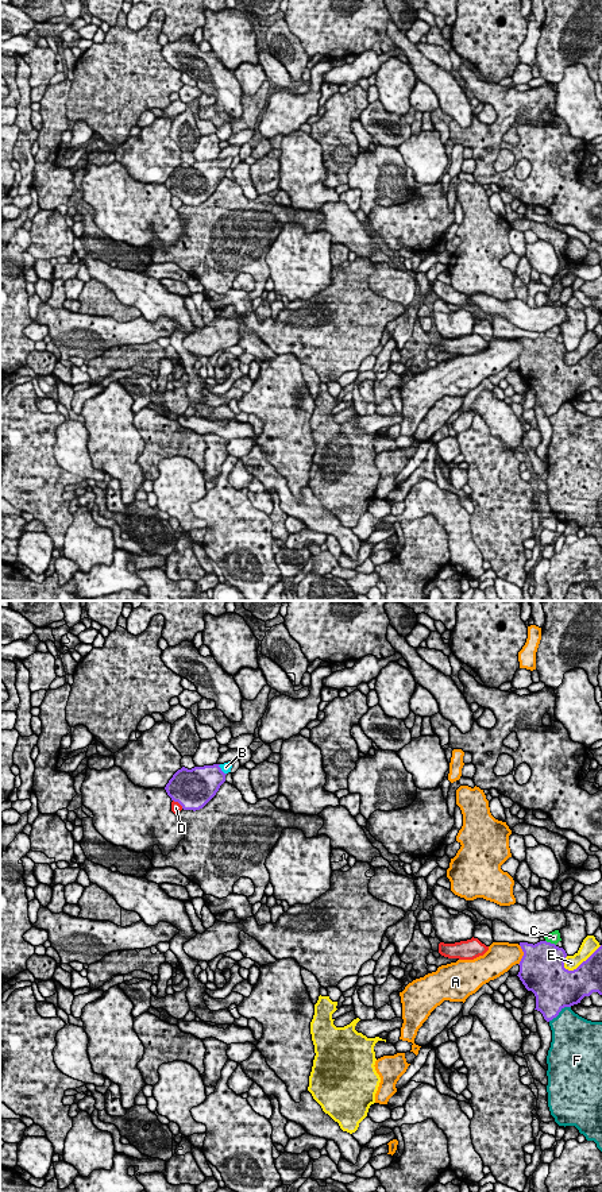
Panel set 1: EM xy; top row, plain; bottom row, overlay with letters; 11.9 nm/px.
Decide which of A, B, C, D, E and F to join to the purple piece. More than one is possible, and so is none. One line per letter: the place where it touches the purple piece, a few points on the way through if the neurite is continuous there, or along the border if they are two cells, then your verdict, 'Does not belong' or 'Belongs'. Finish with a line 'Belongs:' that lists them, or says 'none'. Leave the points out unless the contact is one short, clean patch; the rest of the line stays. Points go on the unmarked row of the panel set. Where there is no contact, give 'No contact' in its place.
A: Touches purple at xy (524, 350). Does not belong
B: Touches purple at xy (220, 165). Path across: xy (204, 177), (220, 165), (226, 162). Belongs
C: Touches purple at xy (550, 338). Does not belong
D: Touches purple at xy (178, 197). Does not belong
E: Touches purple at xy (583, 357). Does not belong
F: Touches purple at xy (559, 407). Does not belong
Belongs: B

